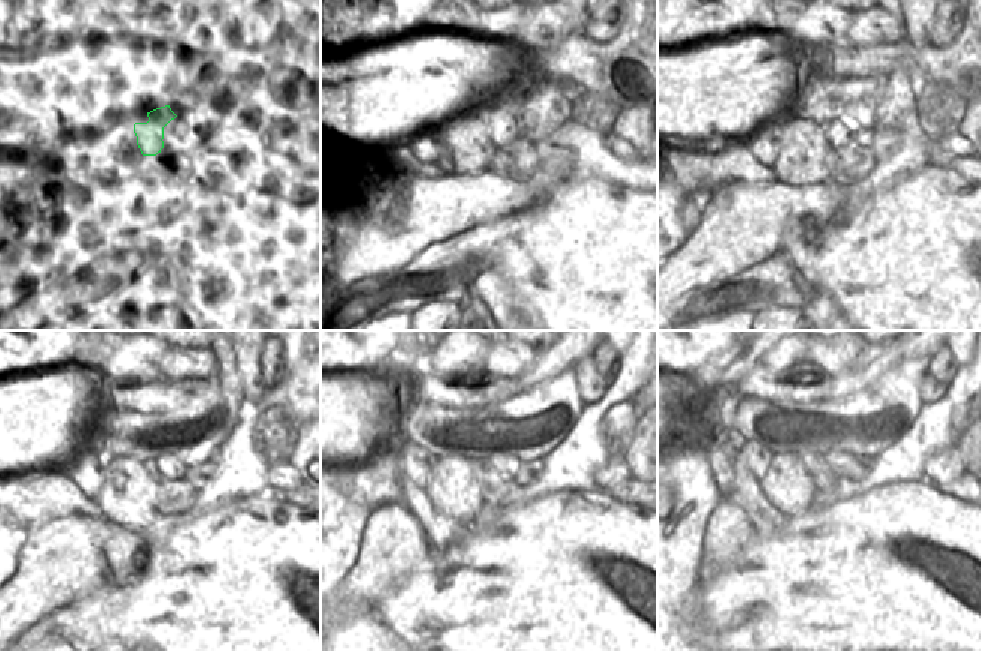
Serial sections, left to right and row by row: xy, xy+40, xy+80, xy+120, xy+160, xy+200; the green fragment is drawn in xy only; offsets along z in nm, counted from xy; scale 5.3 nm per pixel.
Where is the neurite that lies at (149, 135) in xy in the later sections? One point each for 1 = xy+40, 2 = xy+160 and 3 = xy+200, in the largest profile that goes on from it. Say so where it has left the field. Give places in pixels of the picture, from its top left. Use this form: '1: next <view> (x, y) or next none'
1: next xy+40 (501, 128)
2: next xy+160 (506, 465)
3: next xy+200 (840, 462)

